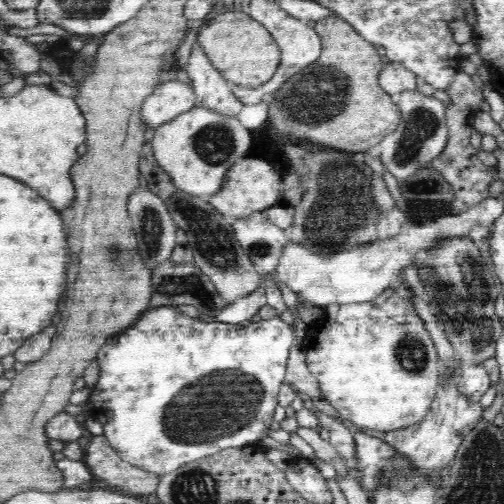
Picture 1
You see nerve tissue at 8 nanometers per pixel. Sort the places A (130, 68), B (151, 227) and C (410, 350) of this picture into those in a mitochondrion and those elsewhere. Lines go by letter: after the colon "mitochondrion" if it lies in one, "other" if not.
A: other
B: mitochondrion
C: mitochondrion

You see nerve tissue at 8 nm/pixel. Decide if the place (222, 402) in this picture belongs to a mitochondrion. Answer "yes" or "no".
yes

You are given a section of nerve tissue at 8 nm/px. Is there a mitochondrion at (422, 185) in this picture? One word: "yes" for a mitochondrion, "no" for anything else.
yes

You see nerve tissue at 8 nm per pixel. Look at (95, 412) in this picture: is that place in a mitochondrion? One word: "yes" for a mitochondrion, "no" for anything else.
no

